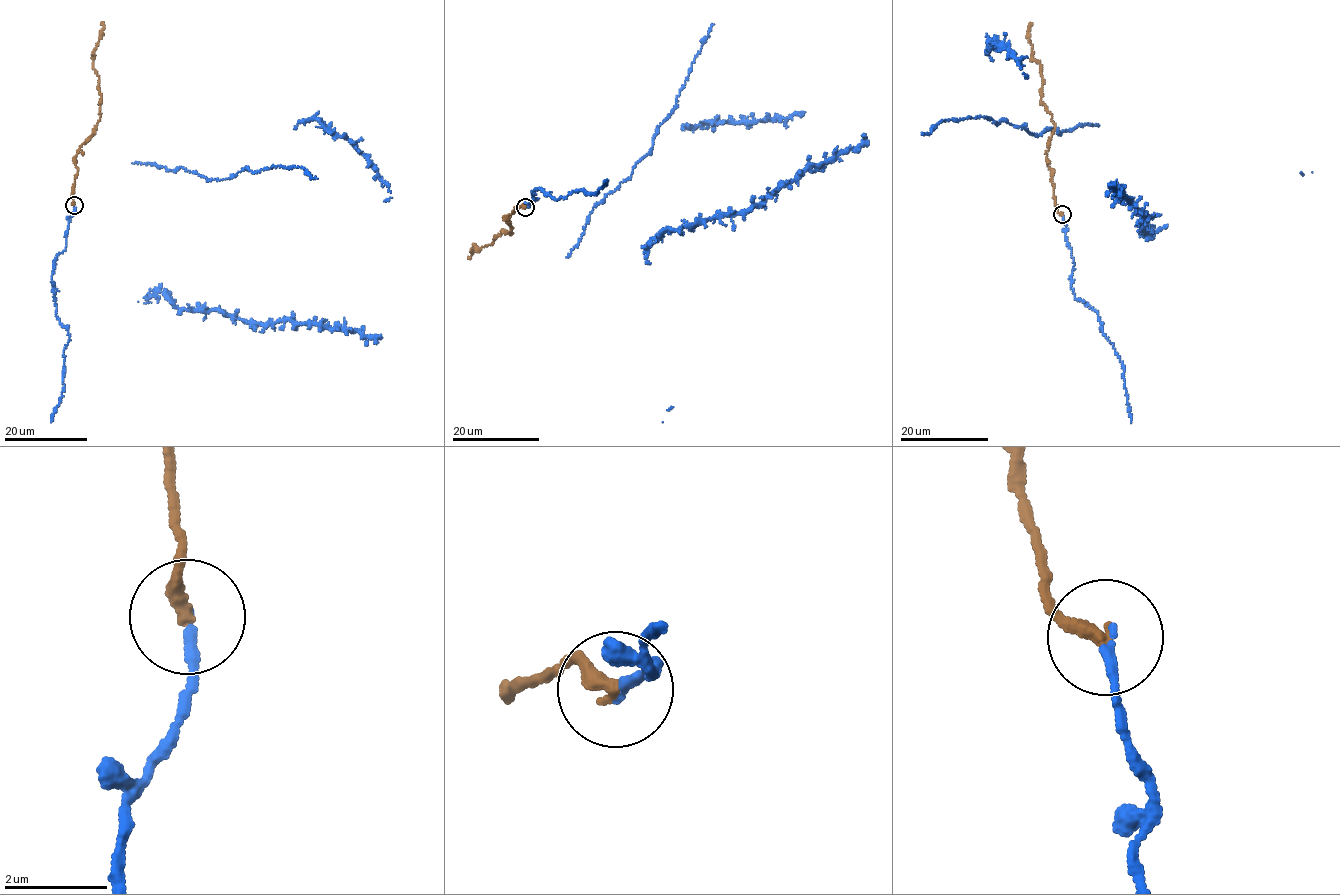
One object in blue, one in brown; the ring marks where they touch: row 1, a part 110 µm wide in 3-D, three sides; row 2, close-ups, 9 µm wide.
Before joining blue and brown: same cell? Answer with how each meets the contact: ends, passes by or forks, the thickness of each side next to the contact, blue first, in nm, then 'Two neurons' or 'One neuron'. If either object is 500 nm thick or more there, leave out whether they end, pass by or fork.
At the ring blue ends. At the ring brown ends. Thickness 200 nm (blue) against 280 nm. One neuron

